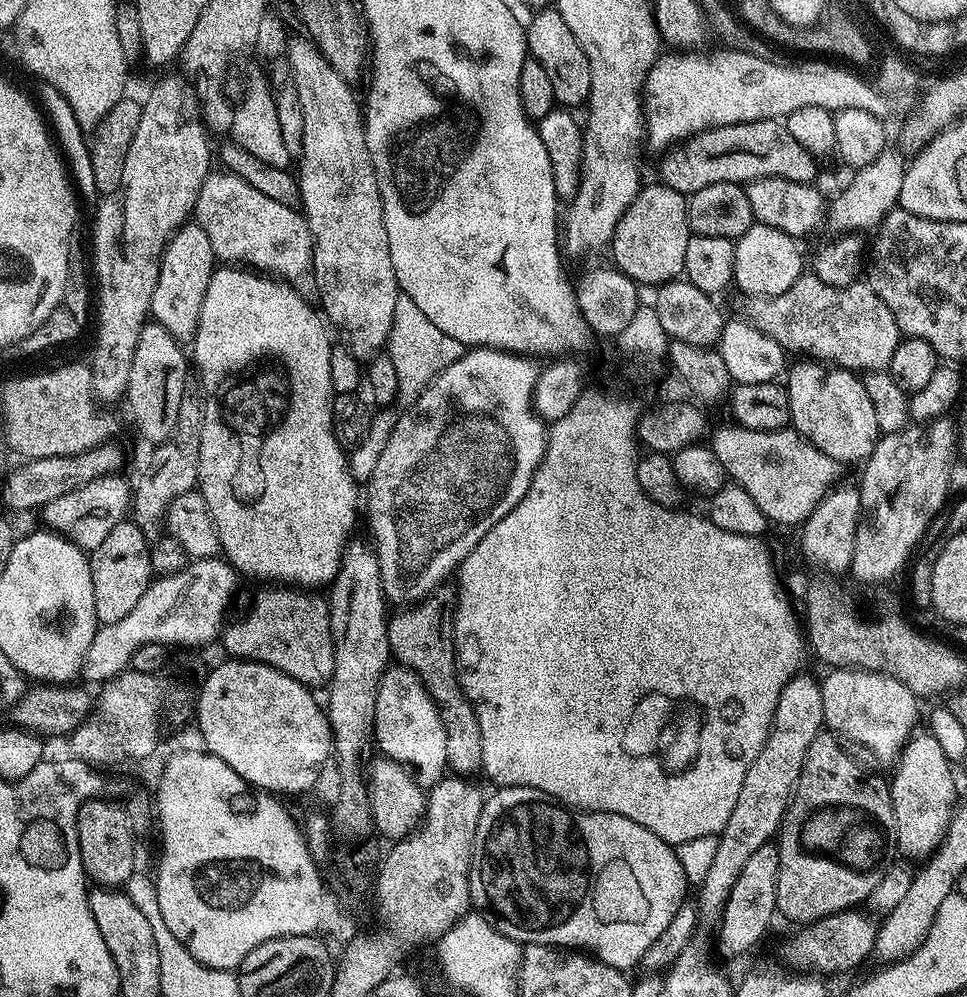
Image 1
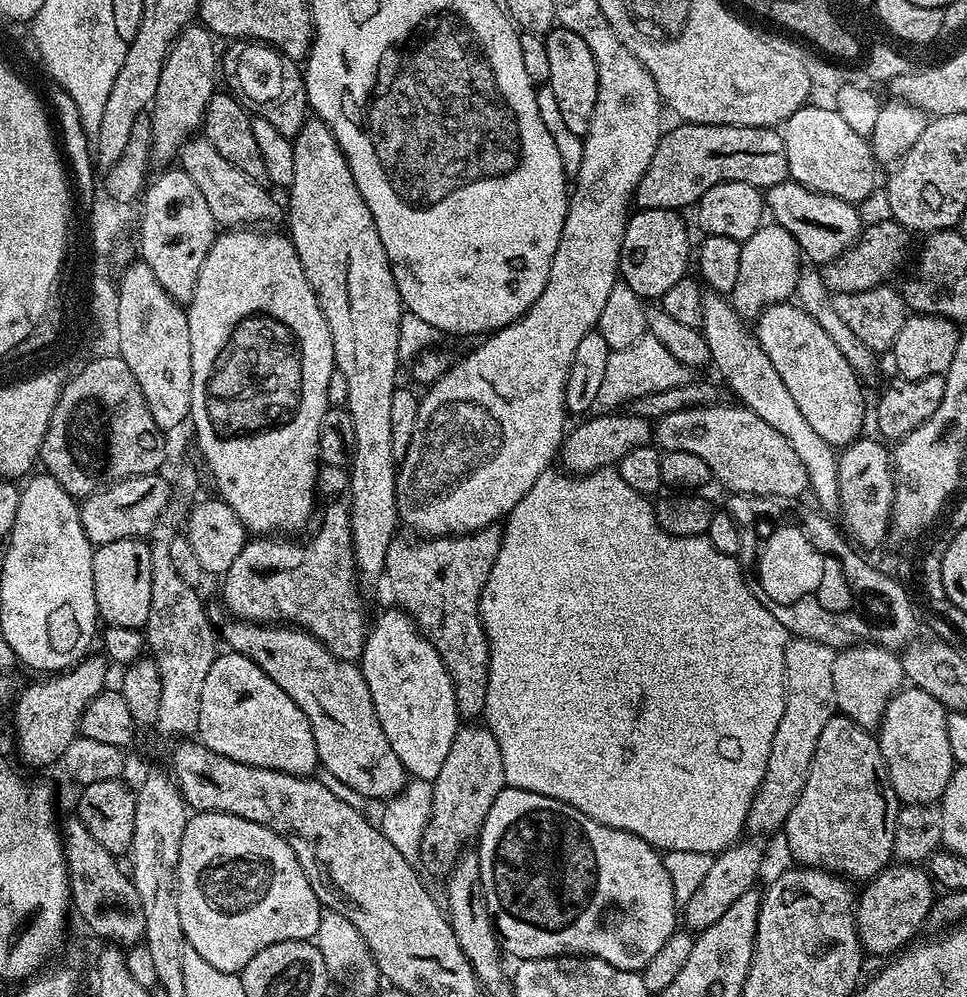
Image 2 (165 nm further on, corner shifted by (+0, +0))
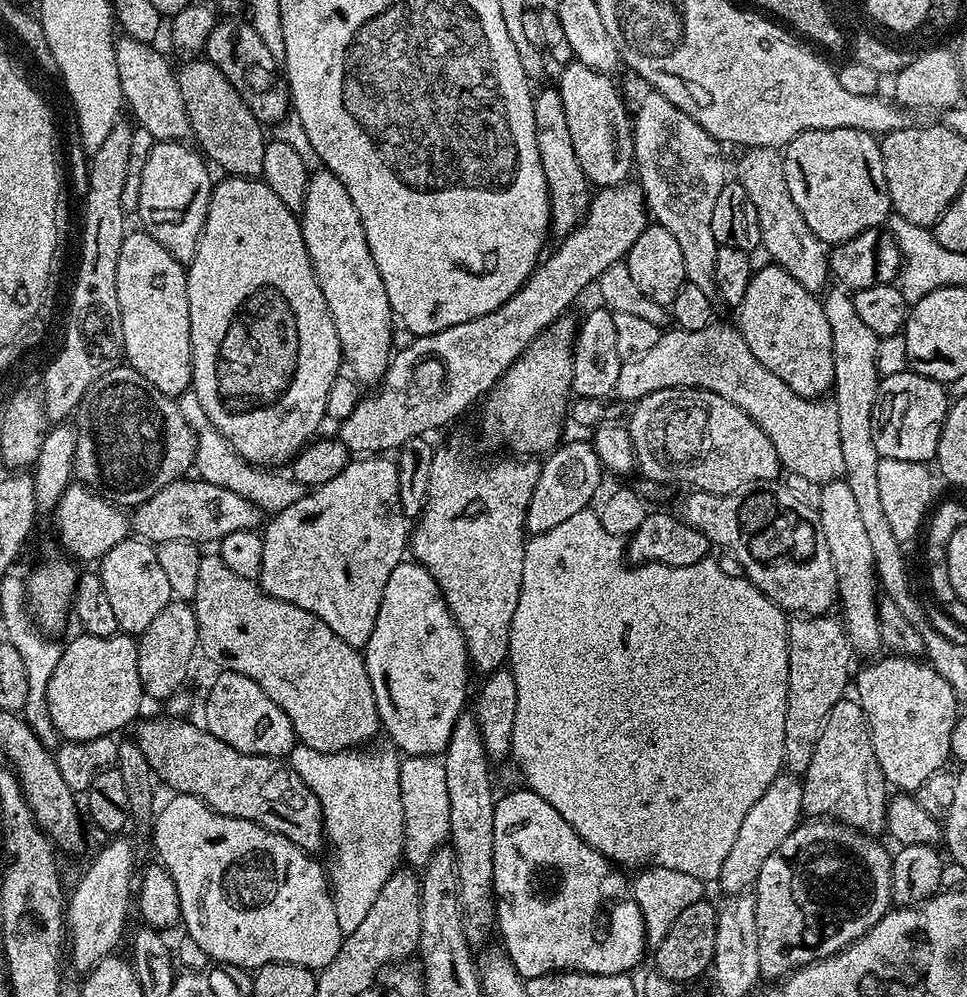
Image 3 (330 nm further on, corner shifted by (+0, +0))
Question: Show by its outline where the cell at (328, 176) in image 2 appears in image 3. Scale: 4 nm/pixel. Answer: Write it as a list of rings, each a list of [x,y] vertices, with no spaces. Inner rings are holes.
[[[316,170],[308,177],[306,200],[298,219],[322,298],[326,298],[330,318],[334,320],[343,363],[361,385],[375,386],[384,377],[394,352],[394,317],[386,286],[382,286],[382,274],[378,274],[374,254],[370,254],[366,242],[366,230],[362,230],[362,218],[358,218],[346,186],[334,173]]]

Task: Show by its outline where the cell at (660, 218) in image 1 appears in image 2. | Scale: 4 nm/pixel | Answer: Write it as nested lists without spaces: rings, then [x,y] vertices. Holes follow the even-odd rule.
[[[642,208],[633,211],[622,238],[619,279],[645,301],[656,302],[689,271],[688,228],[675,208]]]

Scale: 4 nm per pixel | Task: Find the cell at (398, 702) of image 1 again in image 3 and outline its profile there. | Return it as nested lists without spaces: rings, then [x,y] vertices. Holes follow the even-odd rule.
[[[401,562],[394,566],[390,582],[386,582],[386,590],[382,594],[382,606],[378,606],[378,622],[374,622],[374,630],[362,649],[362,655],[370,686],[374,690],[380,722],[386,736],[388,732],[389,738],[393,740],[391,743],[405,757],[439,757],[450,742],[454,722],[458,722],[465,711],[464,703],[467,700],[469,703],[470,665],[464,639],[446,606],[438,582],[434,582],[432,575],[420,564]]]

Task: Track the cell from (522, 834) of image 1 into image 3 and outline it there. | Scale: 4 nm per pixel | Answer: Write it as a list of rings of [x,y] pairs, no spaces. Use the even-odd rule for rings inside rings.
[[[523,790],[523,791],[524,791],[524,792],[508,792],[508,793],[506,793],[506,794],[505,794],[505,796],[504,796],[504,797],[503,797],[503,796],[502,796],[502,795],[501,795],[501,796],[500,796],[500,797],[499,797],[499,799],[497,799],[497,801],[496,801],[496,809],[495,809],[495,810],[494,810],[494,878],[493,878],[493,879],[492,879],[492,891],[493,891],[493,893],[494,893],[494,895],[495,895],[495,897],[496,897],[496,924],[497,924],[497,925],[498,925],[498,936],[499,936],[499,932],[500,932],[500,936],[501,936],[501,938],[502,938],[502,939],[504,939],[504,944],[502,944],[502,948],[503,948],[503,951],[505,951],[505,952],[507,952],[507,953],[508,953],[508,956],[509,956],[509,958],[510,958],[510,959],[511,959],[511,960],[512,960],[512,961],[513,961],[513,962],[514,962],[514,966],[515,966],[515,967],[516,967],[516,969],[517,969],[517,970],[518,970],[518,974],[519,974],[519,975],[520,975],[520,976],[523,976],[523,977],[524,977],[524,979],[525,979],[525,981],[527,981],[527,980],[530,980],[530,979],[532,979],[532,978],[538,978],[538,976],[539,976],[539,975],[546,975],[546,974],[547,974],[547,973],[548,973],[548,972],[551,972],[551,971],[553,971],[553,970],[563,970],[563,971],[565,971],[565,972],[586,972],[586,973],[588,973],[588,974],[590,974],[590,975],[622,975],[622,974],[624,974],[624,973],[627,973],[627,974],[628,974],[628,973],[631,973],[631,972],[632,972],[632,970],[633,970],[633,969],[634,969],[634,968],[636,968],[636,967],[637,967],[637,965],[639,965],[639,964],[640,964],[640,963],[641,963],[641,961],[640,961],[640,959],[642,959],[642,958],[643,958],[643,956],[644,956],[644,952],[645,952],[645,953],[646,953],[646,941],[645,941],[645,939],[644,939],[644,919],[643,919],[643,918],[642,918],[642,910],[638,910],[638,902],[637,902],[637,901],[636,901],[636,899],[635,899],[635,898],[634,898],[634,897],[632,897],[632,895],[630,895],[630,880],[629,880],[629,877],[628,877],[628,876],[627,876],[627,875],[626,875],[626,876],[625,876],[625,877],[624,877],[624,876],[623,876],[623,874],[622,874],[622,873],[620,873],[620,872],[623,872],[623,871],[620,871],[620,870],[617,870],[617,869],[616,869],[616,868],[615,868],[615,867],[614,867],[614,865],[613,865],[613,863],[612,863],[612,861],[611,861],[611,860],[607,860],[607,858],[606,858],[606,857],[605,857],[605,856],[604,856],[604,855],[603,855],[603,854],[602,854],[602,853],[600,853],[600,852],[599,852],[599,851],[598,851],[598,850],[594,850],[594,846],[590,846],[590,845],[589,845],[589,844],[588,844],[588,843],[587,843],[587,842],[586,842],[586,841],[585,841],[585,840],[584,840],[584,839],[583,839],[583,838],[581,838],[581,836],[579,836],[579,835],[578,835],[578,834],[577,834],[577,833],[576,833],[576,831],[575,831],[575,830],[574,830],[574,826],[570,826],[570,822],[566,822],[566,818],[562,818],[562,814],[558,814],[558,810],[554,810],[554,806],[550,806],[550,802],[546,802],[546,798],[538,798],[538,794],[534,794],[534,793],[533,793],[533,792],[531,792],[531,790]]]

